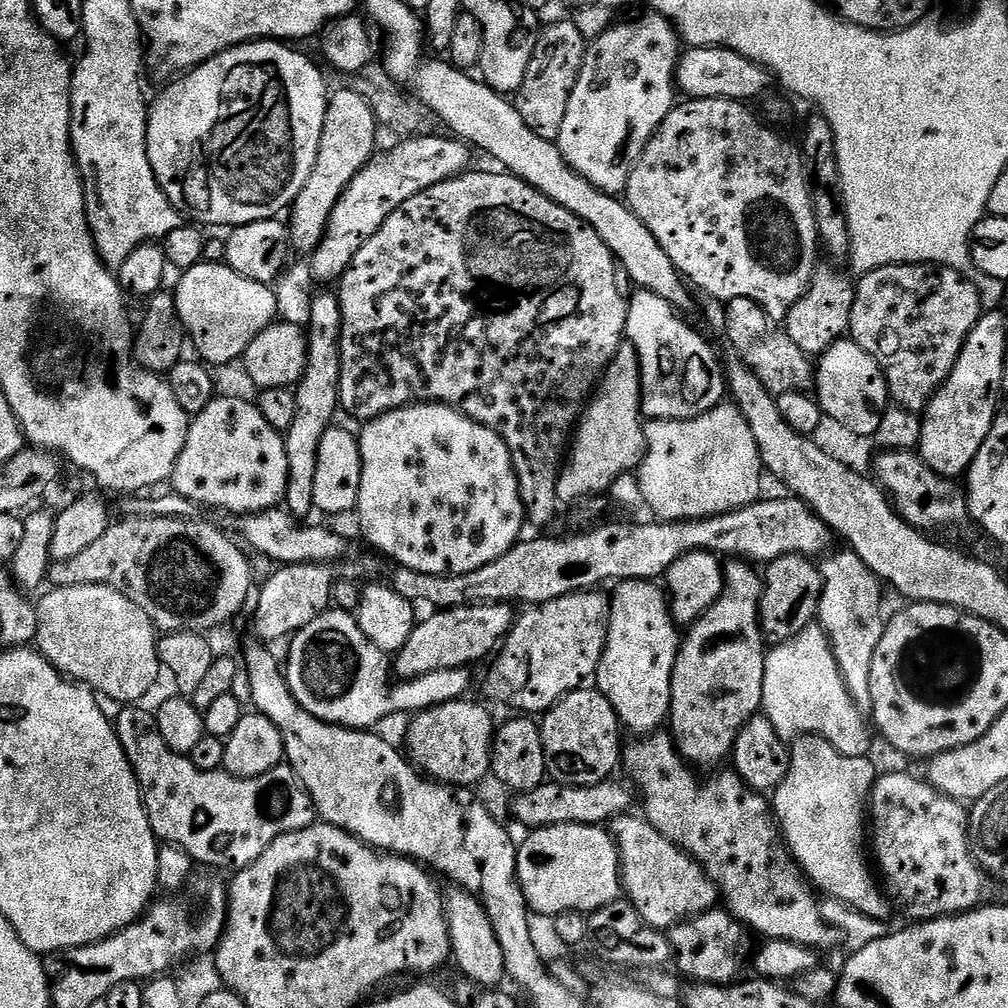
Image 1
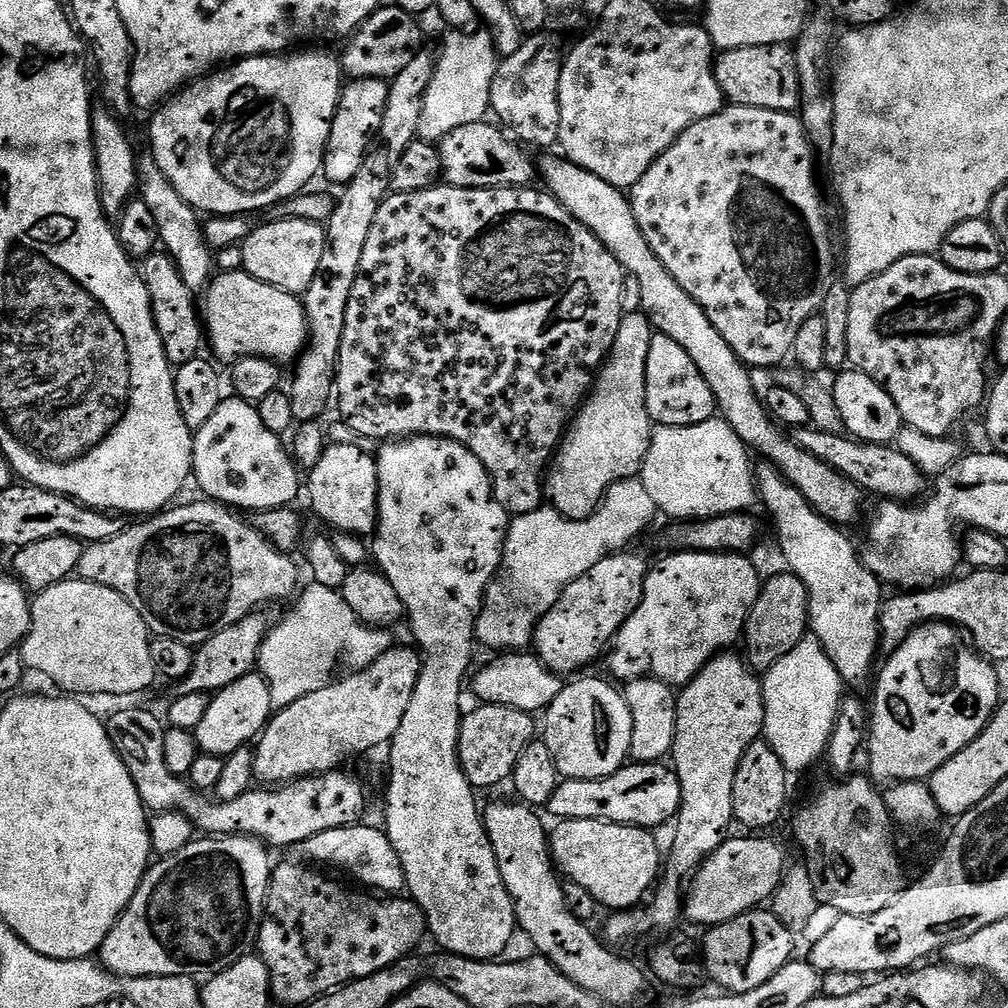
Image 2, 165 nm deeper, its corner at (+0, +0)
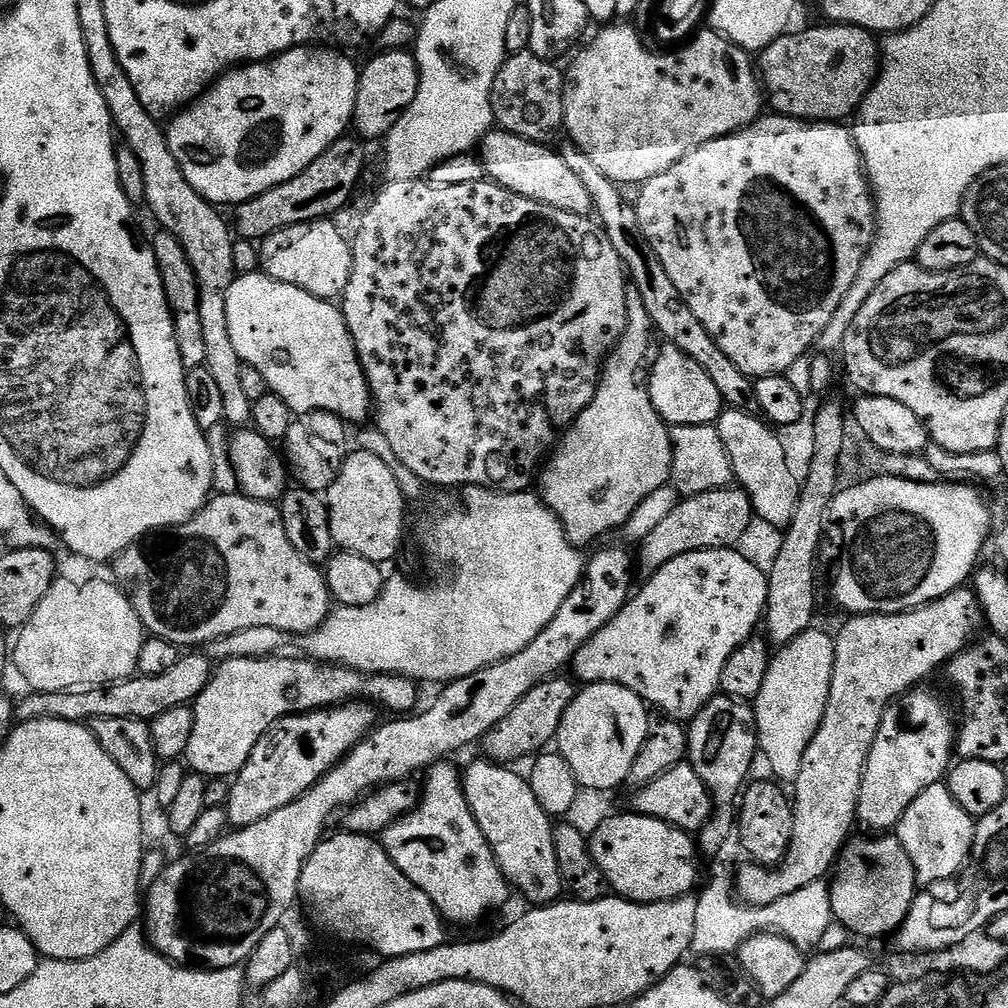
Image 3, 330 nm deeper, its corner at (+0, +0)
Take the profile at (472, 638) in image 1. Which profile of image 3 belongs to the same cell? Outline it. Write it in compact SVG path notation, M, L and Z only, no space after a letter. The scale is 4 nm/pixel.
M349 702L335 708L320 708L316 712L300 712L296 716L283 716L262 738L258 738L258 746L250 754L246 766L237 772L228 790L226 811L229 825L233 829L245 828L270 814L274 810L282 810L282 806L290 806L299 796L304 796L317 784L331 768L335 768L368 733L377 727L377 709L368 702Z

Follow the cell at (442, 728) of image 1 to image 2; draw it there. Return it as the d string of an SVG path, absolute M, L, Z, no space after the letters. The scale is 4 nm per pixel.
M480 704L472 713L465 715L460 721L460 765L471 782L473 789L496 788L500 783L511 781L512 772L518 766L518 758L522 758L522 750L532 743L538 732L538 724L533 713L514 710L510 706L497 704Z

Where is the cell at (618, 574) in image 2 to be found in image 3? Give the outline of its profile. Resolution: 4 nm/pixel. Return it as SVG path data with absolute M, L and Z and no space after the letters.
M729 486L719 488L718 490L710 490L703 492L697 496L689 496L681 499L678 506L674 506L674 510L670 510L670 515L661 522L660 525L646 534L644 540L639 541L640 556L638 552L638 564L645 568L645 573L651 574L666 562L670 562L674 558L678 558L687 552L697 552L698 550L718 550L719 548L736 548L740 539L746 533L746 528L750 526L754 519L751 498L740 486Z

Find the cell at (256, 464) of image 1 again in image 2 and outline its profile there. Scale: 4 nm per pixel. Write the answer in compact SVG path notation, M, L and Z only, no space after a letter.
M229 398L221 399L218 410L214 410L214 414L207 420L206 426L195 429L192 438L192 476L194 480L200 483L200 488L207 499L217 503L225 505L233 510L243 510L245 513L251 514L253 512L269 512L275 508L287 508L289 506L295 505L297 502L296 495L301 495L302 492L302 476L296 473L298 471L298 464L293 457L293 453L289 451L286 447L284 449L284 440L281 437L275 436L270 430L266 430L266 425L262 422L260 417L260 409L255 403L249 402L247 400L242 400L239 398Z

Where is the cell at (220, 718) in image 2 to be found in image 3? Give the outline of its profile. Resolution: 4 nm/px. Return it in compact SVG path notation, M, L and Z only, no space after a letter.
M284 655L226 660L209 675L206 690L202 690L192 708L194 734L190 734L190 746L186 746L183 755L187 767L195 775L235 777L242 766L246 766L254 746L258 746L258 738L262 738L262 734L283 716L335 708L359 701L361 697L392 712L388 714L417 711L416 699L420 696L417 681L407 680L405 676L374 676L357 672L355 668L345 668L343 664L325 664L311 658L295 660Z

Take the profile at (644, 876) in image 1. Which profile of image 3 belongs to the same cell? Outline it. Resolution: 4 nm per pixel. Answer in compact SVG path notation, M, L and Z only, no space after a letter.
M968 586L955 588L950 594L909 612L849 615L847 619L841 626L840 633L835 633L834 636L834 670L830 674L830 694L826 710L810 746L806 746L802 770L798 770L794 785L796 796L794 792L794 799L791 801L794 828L785 860L774 868L744 862L740 873L735 873L734 876L734 888L739 899L754 908L770 906L770 902L778 902L778 898L786 898L786 894L794 894L794 890L802 890L802 886L810 886L810 882L824 880L835 869L841 849L853 835L852 824L854 828L857 823L856 807L864 764L870 758L870 750L874 746L874 738L878 738L878 726L882 726L886 710L904 693L923 685L924 679L931 672L936 672L939 668L941 671L949 660L953 660L977 639L976 631L980 624L982 628L980 603L975 591Z

